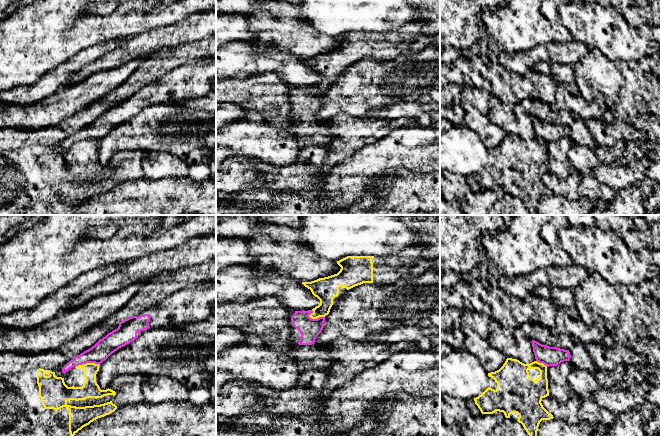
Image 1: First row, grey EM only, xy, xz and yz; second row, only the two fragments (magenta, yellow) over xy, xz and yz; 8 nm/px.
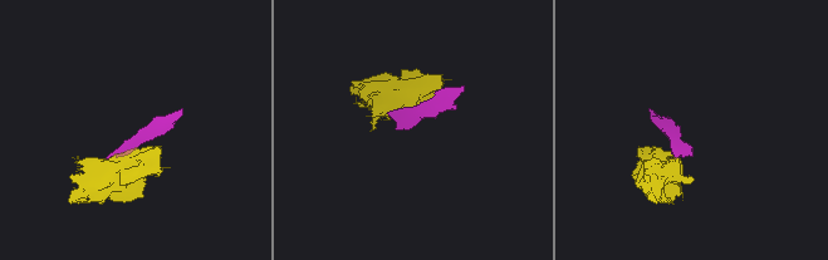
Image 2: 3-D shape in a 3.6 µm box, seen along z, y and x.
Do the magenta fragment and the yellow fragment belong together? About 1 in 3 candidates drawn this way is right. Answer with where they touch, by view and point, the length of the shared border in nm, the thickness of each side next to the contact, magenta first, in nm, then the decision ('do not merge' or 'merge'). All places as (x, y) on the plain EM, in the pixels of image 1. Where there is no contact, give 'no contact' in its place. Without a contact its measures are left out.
xy (87, 138) | 200 nm | 150/140 nm | do not merge

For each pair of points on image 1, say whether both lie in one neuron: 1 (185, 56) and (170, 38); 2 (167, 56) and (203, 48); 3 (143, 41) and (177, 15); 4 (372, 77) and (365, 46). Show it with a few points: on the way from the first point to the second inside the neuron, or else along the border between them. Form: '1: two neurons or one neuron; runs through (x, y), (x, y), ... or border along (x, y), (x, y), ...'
1: two neurons; border along (200, 40), (182, 42), (154, 52)
2: one neuron; runs through (176, 56), (194, 50)
3: two neurons; border along (183, 18), (174, 23), (151, 28), (139, 34)
4: two neurons; border along (392, 59), (385, 61), (361, 59), (348, 66)

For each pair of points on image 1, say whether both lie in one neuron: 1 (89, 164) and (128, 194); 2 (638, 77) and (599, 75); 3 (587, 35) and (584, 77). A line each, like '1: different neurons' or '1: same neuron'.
1: different neurons
2: different neurons
3: different neurons

